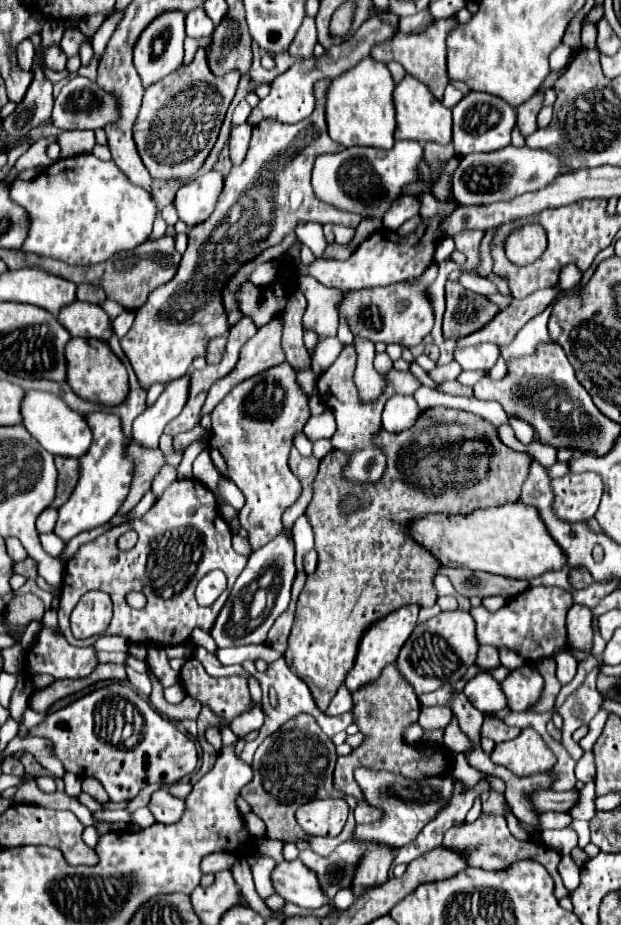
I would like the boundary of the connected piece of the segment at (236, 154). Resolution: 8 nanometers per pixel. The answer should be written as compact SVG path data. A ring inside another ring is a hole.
M240 124L232 130L232 136L230 136L230 160L234 166L238 166L246 152L248 152L248 144L250 144L250 132L252 132L252 126L248 124Z

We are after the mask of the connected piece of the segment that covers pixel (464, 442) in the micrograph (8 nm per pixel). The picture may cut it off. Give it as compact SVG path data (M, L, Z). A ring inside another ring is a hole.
M430 408L420 414L416 426L410 430L400 434L382 432L378 440L390 460L384 478L378 484L352 486L344 482L340 478L340 466L346 460L346 454L332 450L320 460L314 496L306 508L306 518L316 538L314 548L318 552L318 568L306 578L306 586L300 592L296 620L284 658L308 684L320 710L328 708L348 670L354 666L360 638L368 626L404 604L418 604L420 608L436 604L438 592L434 588L434 576L440 568L440 560L432 558L424 546L416 546L416 542L404 534L404 522L408 522L408 518L418 518L420 514L470 514L472 510L518 502L532 462L530 454L508 448L488 420L466 410Z

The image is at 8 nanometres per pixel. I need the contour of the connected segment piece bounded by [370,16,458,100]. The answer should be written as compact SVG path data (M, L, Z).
M456 16L452 18L442 18L442 20L434 20L424 32L420 34L408 34L404 36L402 32L396 32L388 42L382 42L382 44L376 44L372 48L372 58L374 60L380 60L384 64L388 62L400 62L406 72L410 76L416 76L416 80L420 80L422 84L428 86L428 90L434 94L434 98L442 98L444 94L444 88L448 84L448 76L446 76L446 38L448 34L456 28Z

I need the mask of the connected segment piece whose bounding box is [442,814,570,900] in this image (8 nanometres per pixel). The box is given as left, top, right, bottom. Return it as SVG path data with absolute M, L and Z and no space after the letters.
M488 814L488 816L480 816L476 822L472 824L460 824L460 826L454 826L450 828L446 834L444 834L444 842L442 842L444 848L448 850L456 850L460 856L464 856L464 860L468 862L468 866L478 866L478 868L486 868L486 870L498 870L502 866L506 866L508 862L516 862L516 860L522 860L522 858L532 858L536 862L540 862L548 874L554 878L554 894L556 898L566 898L570 892L566 890L566 886L562 884L562 878L558 874L558 862L560 862L560 854L548 846L542 846L538 842L520 842L516 840L508 826L506 826L506 818L502 816L496 816L496 814Z

